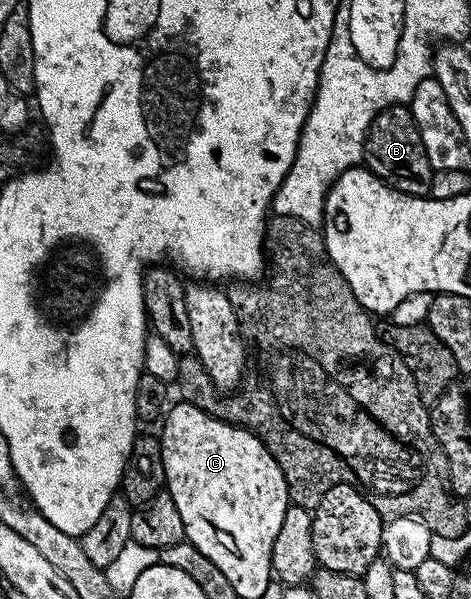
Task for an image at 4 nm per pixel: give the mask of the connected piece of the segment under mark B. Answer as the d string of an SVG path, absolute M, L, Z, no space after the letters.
M393 104L376 114L370 129L366 131L362 159L365 167L389 188L409 196L425 196L429 193L435 170L428 162L428 154L424 154L424 142L409 107Z

